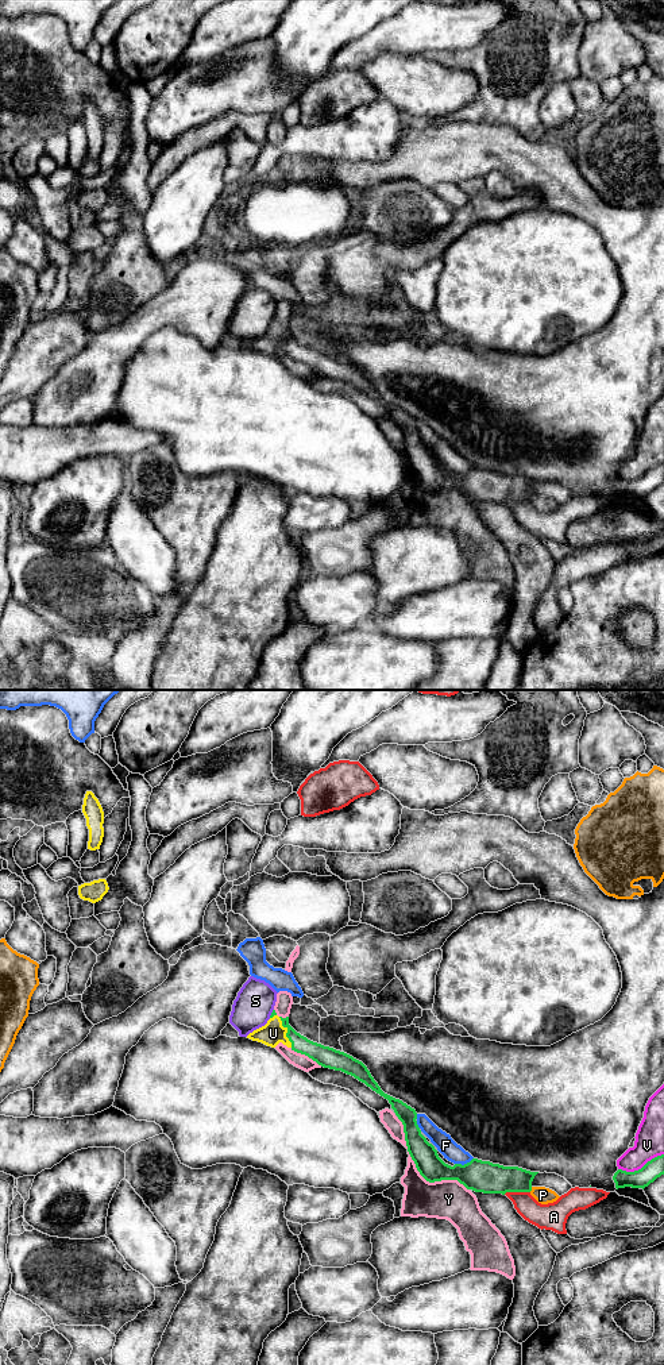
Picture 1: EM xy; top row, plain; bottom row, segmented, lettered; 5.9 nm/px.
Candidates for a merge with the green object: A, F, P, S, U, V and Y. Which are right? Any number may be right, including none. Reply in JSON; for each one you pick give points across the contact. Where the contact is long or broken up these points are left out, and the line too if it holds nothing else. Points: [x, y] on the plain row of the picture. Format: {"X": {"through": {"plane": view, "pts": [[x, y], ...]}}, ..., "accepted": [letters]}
{"U": {"through": {"plane": "xy", "pts": [[321, 363], [300, 353], [288, 340], [273, 342]]}}, "accepted": ["U"]}

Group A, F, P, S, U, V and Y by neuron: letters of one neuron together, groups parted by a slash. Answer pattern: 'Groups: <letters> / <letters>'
Groups: A / F / P / S / U / V / Y

